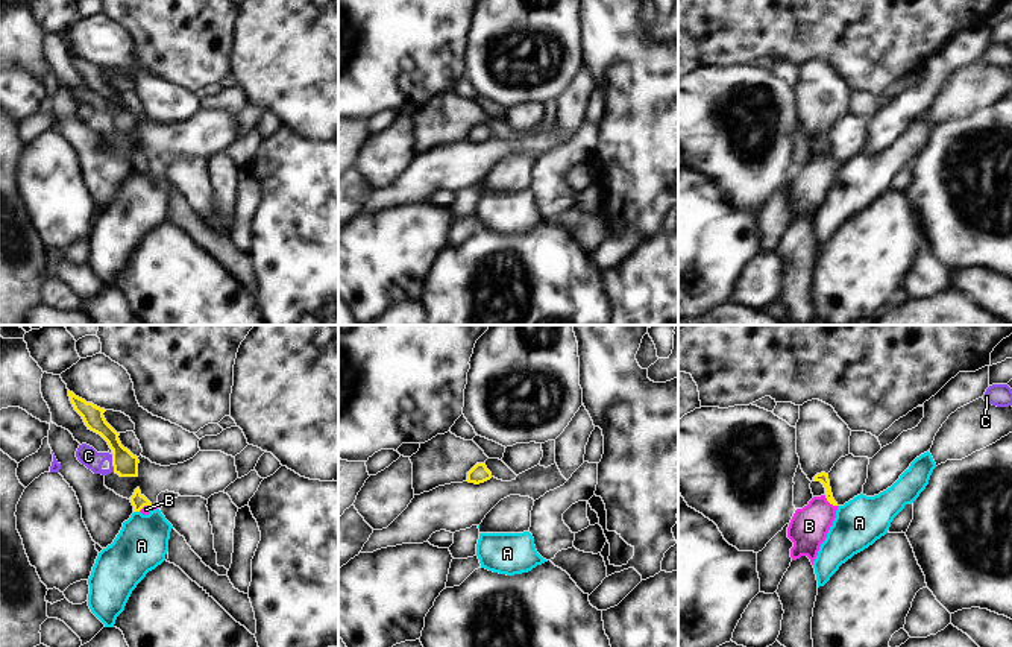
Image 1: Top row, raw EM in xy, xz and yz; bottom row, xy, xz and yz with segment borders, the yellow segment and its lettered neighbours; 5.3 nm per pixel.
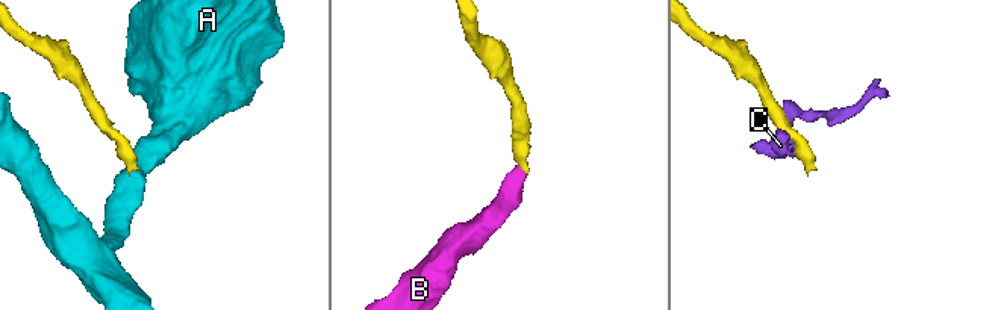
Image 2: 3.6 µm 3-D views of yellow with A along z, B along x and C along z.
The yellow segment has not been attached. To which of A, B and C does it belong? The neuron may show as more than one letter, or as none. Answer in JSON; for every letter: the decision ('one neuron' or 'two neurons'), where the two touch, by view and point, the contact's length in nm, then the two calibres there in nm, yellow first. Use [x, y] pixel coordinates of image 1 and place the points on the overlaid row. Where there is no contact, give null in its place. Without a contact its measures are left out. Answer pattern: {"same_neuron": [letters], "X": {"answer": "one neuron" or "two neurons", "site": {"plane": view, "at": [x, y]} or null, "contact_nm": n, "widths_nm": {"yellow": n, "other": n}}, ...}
{"same_neuron": ["B"], "A": {"answer": "two neurons", "site": {"plane": "xy", "at": [137, 511]}, "contact_nm": 30, "widths_nm": {"yellow": 80, "other": 280}}, "B": {"answer": "one neuron", "site": {"plane": "yz", "at": [830, 503]}, "contact_nm": 90, "widths_nm": {"yellow": 60, "other": 200}}, "C": {"answer": "two neurons", "site": {"plane": "xy", "at": [113, 463]}, "contact_nm": 100, "widths_nm": {"yellow": 130, "other": 100}}}

